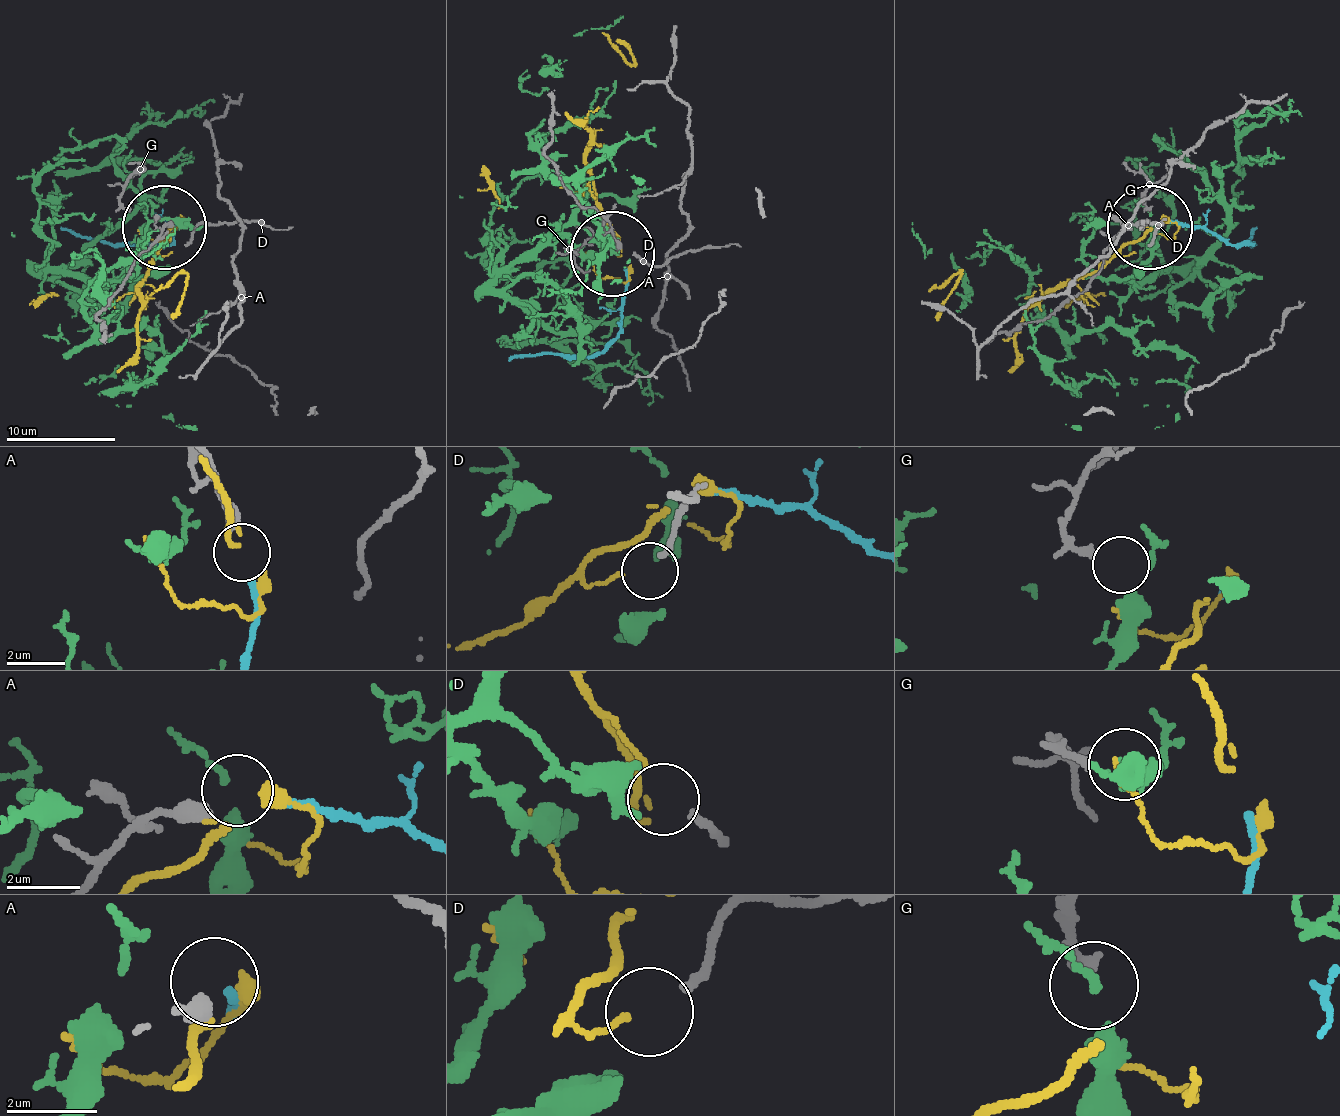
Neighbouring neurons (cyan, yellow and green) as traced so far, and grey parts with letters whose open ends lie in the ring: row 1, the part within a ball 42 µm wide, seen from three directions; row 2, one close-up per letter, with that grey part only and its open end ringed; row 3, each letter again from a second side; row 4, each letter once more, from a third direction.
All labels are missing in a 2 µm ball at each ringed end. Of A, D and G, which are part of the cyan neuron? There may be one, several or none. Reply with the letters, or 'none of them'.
A

